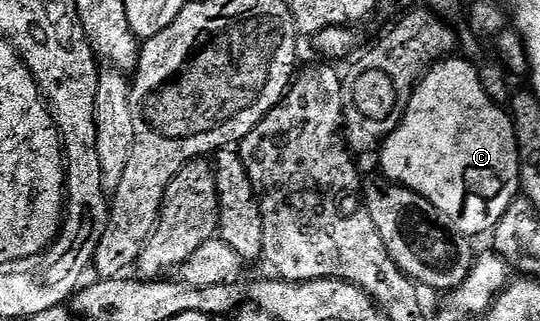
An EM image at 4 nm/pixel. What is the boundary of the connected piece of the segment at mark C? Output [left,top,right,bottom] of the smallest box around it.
[381,56,520,240]

